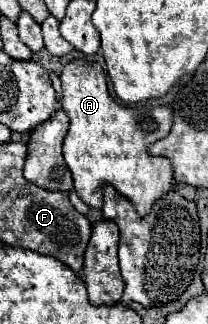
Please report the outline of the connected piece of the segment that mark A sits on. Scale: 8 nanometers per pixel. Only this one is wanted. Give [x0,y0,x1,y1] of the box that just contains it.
[60,58,174,216]

